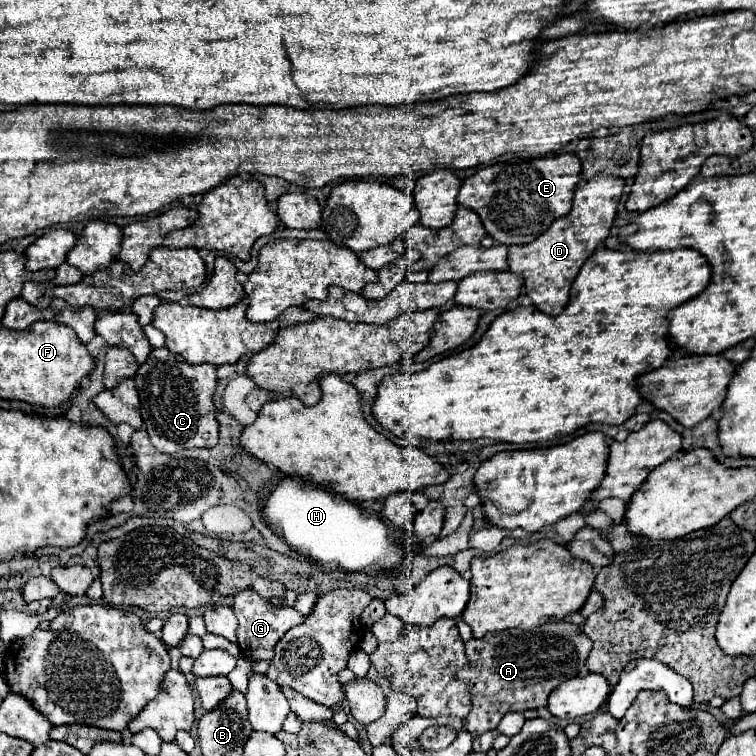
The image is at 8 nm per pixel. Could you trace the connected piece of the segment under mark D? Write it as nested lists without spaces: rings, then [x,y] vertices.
[[[604,173],[594,175],[588,183],[580,185],[574,191],[572,209],[568,215],[556,219],[548,227],[548,231],[544,231],[536,241],[520,247],[508,247],[510,271],[520,273],[524,277],[526,295],[534,301],[534,305],[540,311],[548,315],[558,315],[560,311],[564,311],[570,297],[570,287],[580,267],[610,235],[622,189],[622,177],[612,177]]]

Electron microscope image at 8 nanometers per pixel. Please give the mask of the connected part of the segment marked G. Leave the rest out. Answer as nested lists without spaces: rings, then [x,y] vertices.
[[[240,591],[234,595],[232,605],[236,617],[238,617],[238,645],[244,657],[252,657],[256,661],[260,659],[272,659],[274,657],[274,645],[284,637],[284,633],[296,625],[300,625],[306,617],[298,613],[294,607],[276,607],[270,601],[264,601],[256,591]]]

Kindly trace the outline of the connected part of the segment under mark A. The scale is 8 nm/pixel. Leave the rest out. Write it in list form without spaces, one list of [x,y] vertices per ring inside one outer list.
[[[566,621],[530,629],[530,637],[522,629],[508,629],[466,641],[468,665],[456,673],[460,681],[468,683],[472,695],[472,711],[464,719],[464,729],[472,737],[480,737],[486,731],[496,729],[508,711],[546,707],[552,689],[562,681],[576,677],[586,665],[590,649],[592,641],[576,625]]]

